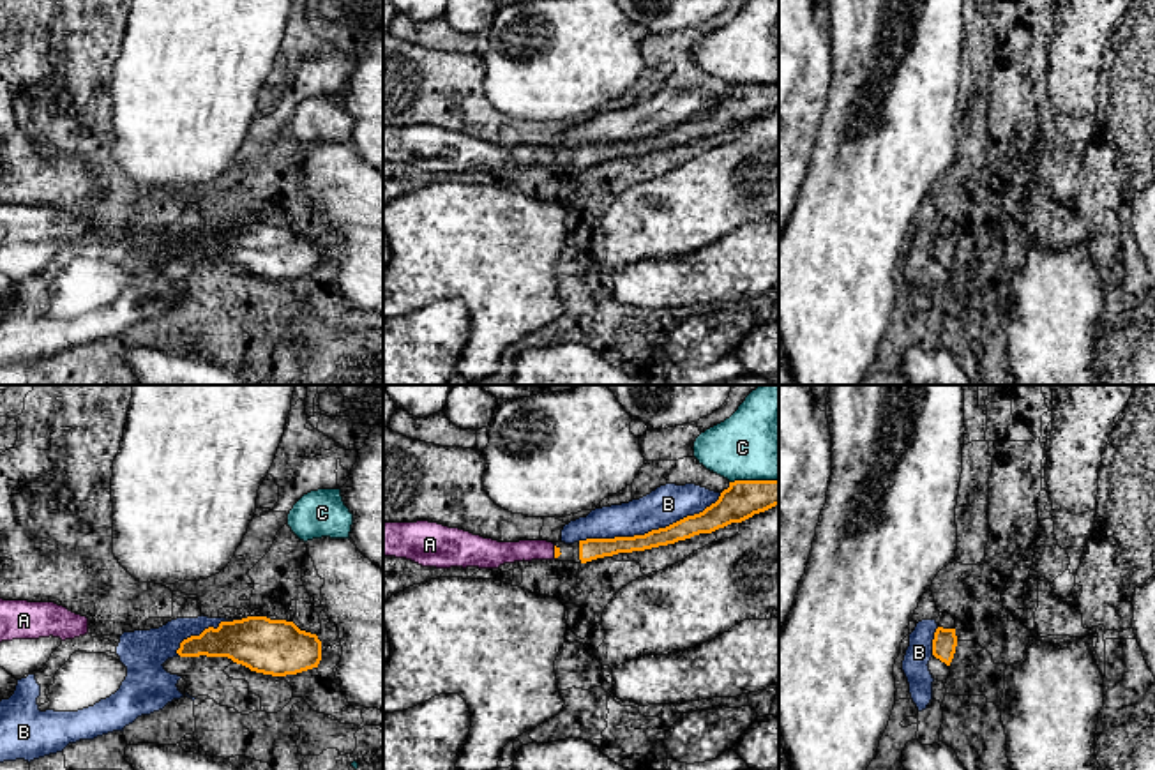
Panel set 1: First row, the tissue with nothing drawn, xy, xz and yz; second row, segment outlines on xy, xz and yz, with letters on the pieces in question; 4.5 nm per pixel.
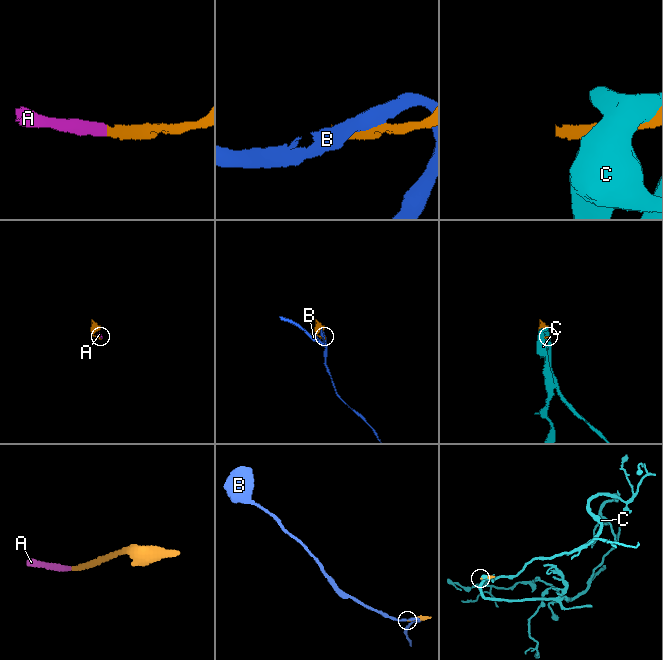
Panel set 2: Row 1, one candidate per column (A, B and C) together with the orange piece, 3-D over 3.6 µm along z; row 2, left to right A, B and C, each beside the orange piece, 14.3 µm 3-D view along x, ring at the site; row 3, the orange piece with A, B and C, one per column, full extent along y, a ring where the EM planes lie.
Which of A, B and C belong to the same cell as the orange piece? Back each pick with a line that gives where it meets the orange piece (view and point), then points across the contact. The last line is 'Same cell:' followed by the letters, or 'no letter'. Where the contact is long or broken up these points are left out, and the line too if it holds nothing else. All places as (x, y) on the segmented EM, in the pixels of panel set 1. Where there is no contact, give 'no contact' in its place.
A: meets orange in xz at (555, 551)
Same cell: A

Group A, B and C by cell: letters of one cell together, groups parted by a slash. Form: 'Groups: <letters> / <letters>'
Groups: A / B C

